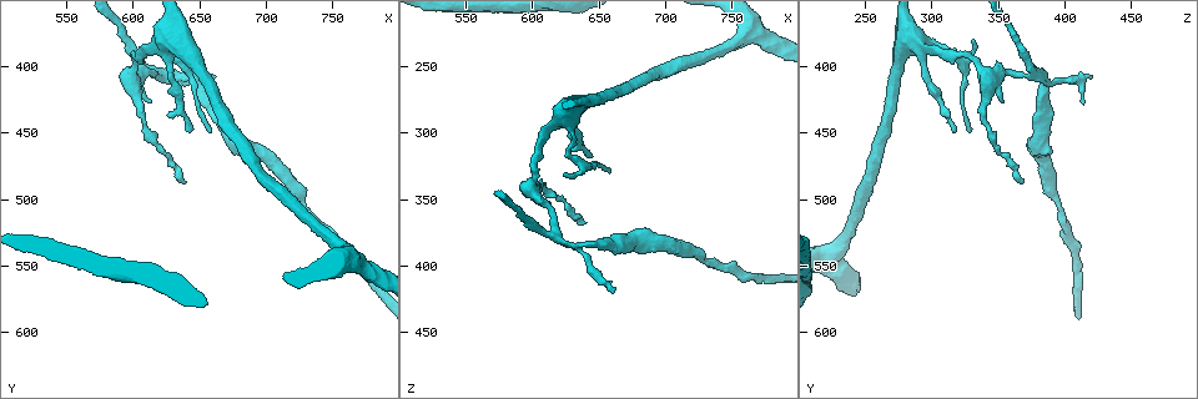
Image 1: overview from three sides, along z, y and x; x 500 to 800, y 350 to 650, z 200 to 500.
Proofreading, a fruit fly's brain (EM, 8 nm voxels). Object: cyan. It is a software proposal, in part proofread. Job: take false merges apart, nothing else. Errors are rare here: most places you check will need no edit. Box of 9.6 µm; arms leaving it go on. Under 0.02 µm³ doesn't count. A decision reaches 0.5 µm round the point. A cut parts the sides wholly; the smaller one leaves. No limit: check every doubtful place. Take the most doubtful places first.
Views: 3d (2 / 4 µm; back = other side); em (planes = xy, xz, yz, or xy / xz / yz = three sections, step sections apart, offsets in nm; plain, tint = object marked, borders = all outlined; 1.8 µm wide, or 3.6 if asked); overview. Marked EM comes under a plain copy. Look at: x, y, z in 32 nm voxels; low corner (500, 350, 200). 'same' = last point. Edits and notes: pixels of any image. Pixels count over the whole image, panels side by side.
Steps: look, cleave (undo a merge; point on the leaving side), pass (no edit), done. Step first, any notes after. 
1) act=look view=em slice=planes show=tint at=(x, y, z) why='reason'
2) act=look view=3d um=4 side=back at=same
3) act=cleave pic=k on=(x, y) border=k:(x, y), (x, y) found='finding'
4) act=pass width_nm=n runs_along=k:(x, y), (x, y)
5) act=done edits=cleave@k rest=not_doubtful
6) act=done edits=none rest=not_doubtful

act=look view=em um=3.6 slice=planes show=borders at=(626, 384, 296) why='looks like a crossing'

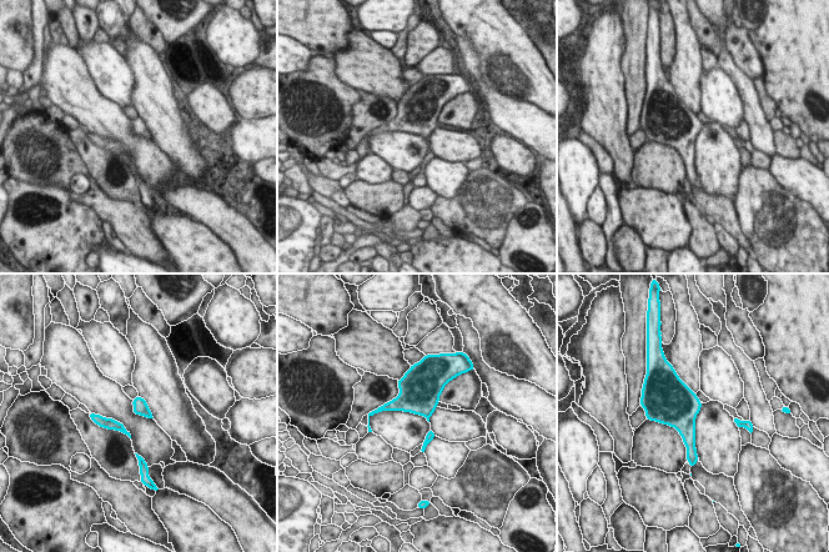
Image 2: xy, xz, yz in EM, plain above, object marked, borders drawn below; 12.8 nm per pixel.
act=pass found='continuous, no second neuron'

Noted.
act=look view=3d um=4 at=(616, 408, 374) why='branch point'

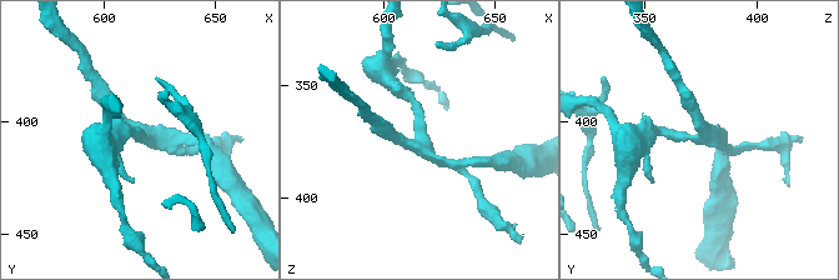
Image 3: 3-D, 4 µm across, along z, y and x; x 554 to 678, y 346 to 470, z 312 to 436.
act=look view=em slice=planes show=tint at=(615, 407, 377) arms=3 arm_widths_nm=180,200,200

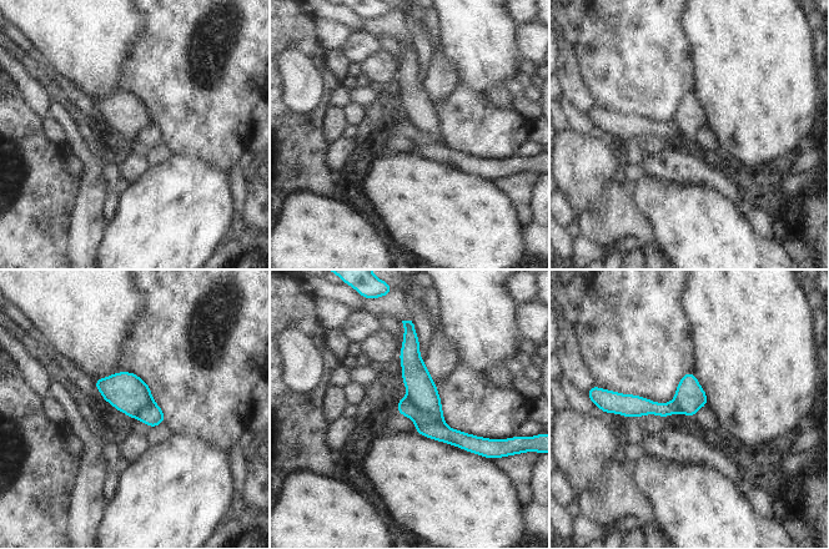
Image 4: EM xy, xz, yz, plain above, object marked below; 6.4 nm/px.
act=cleave pic=4 on=(426, 426) part_leaving=4:(401, 401), (428, 427), (473, 448) found='two neurons meet here'

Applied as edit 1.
act=look view=overview why='see it whole again'

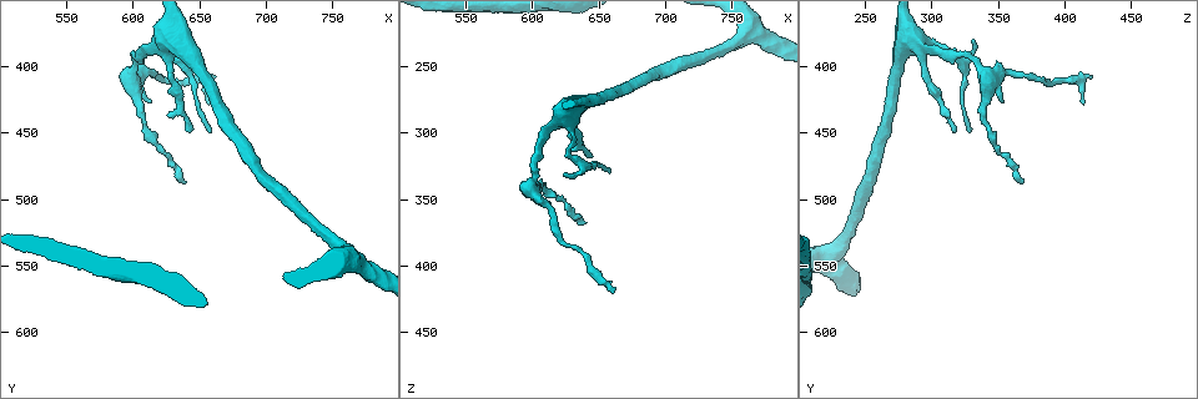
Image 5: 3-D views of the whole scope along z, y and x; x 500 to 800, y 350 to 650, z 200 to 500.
act=look view=em slice=planes show=tint at=(598, 408, 340) why='a fork'

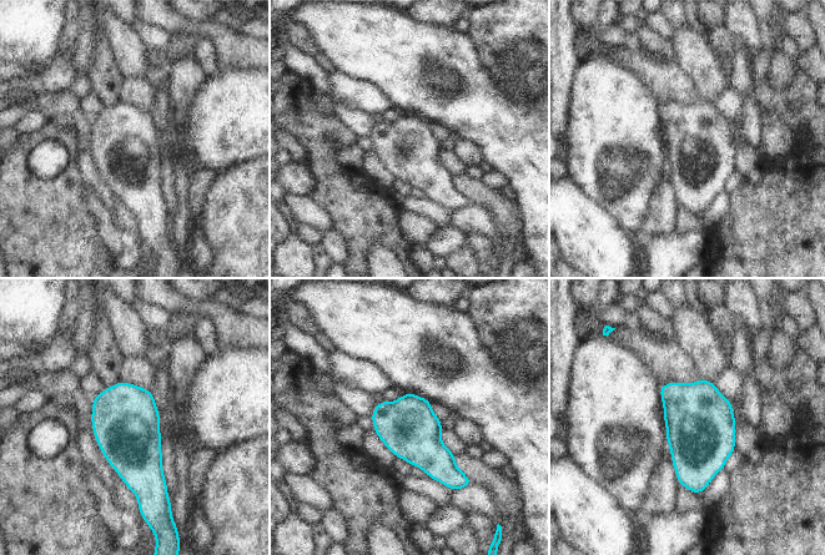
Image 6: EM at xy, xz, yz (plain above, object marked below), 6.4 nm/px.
act=pass found='one neuron here'

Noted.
act=done edits=cleave@4 rest=not_doubtful

